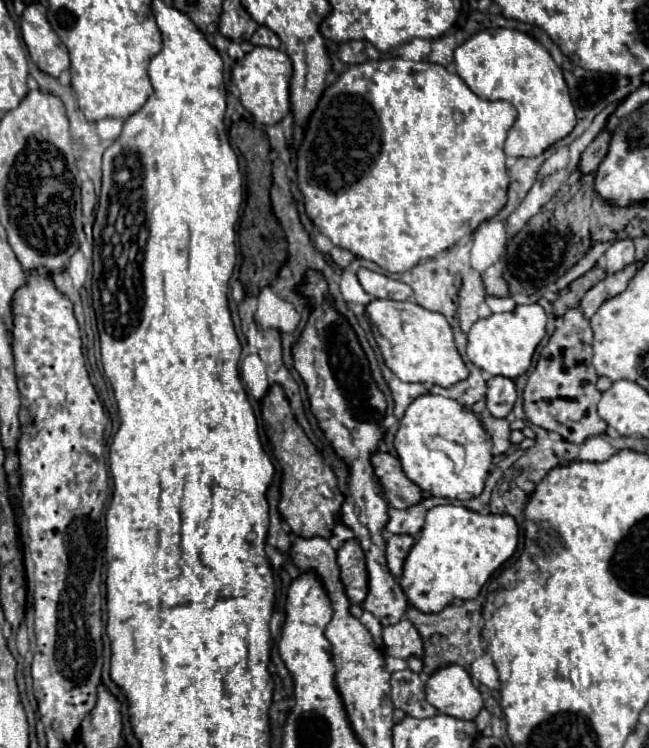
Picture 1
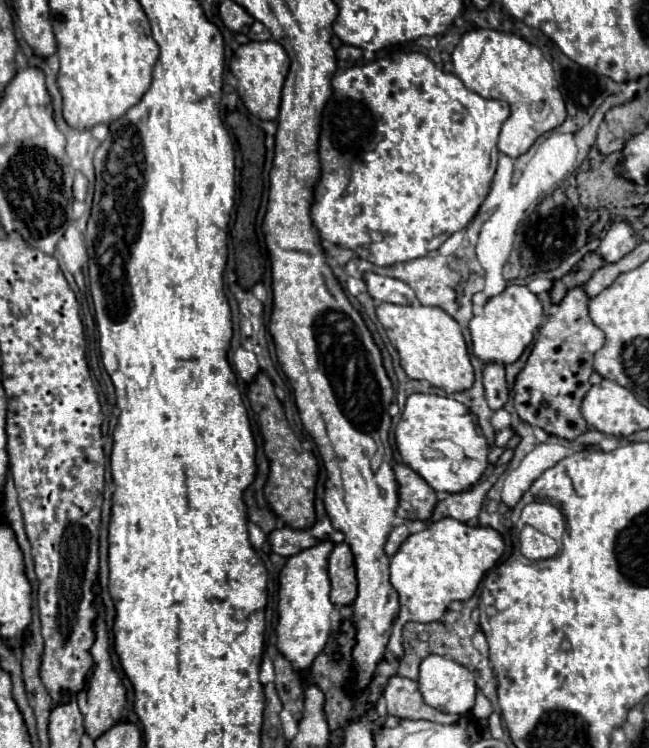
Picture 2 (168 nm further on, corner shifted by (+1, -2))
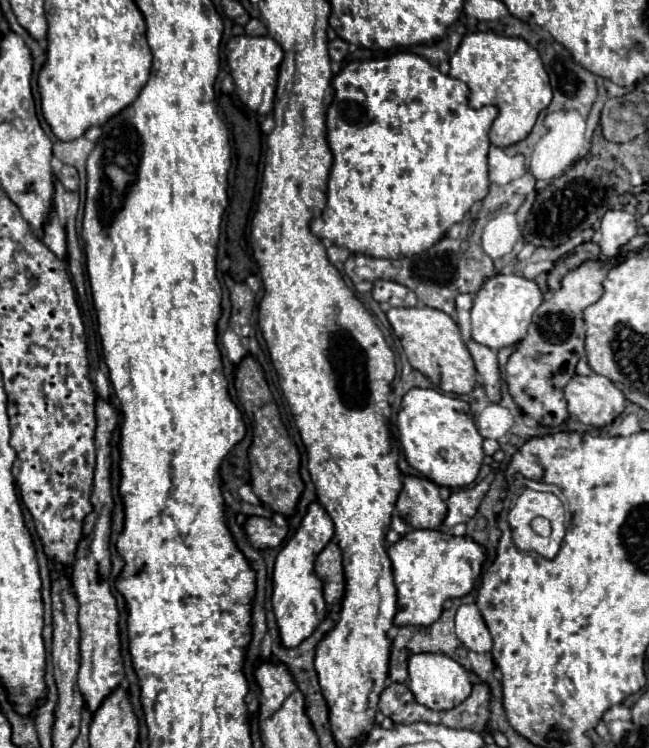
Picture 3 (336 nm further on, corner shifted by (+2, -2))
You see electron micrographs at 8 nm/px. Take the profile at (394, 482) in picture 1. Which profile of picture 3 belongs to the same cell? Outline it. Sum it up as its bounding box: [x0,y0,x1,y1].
[396,475,446,529]

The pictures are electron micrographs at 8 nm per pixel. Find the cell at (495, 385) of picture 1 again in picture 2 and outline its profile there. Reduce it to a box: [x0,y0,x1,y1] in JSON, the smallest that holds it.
[483,363,509,409]

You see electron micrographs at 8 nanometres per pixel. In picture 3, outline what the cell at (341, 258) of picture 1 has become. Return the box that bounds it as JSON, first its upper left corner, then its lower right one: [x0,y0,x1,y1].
[328,245,350,263]

